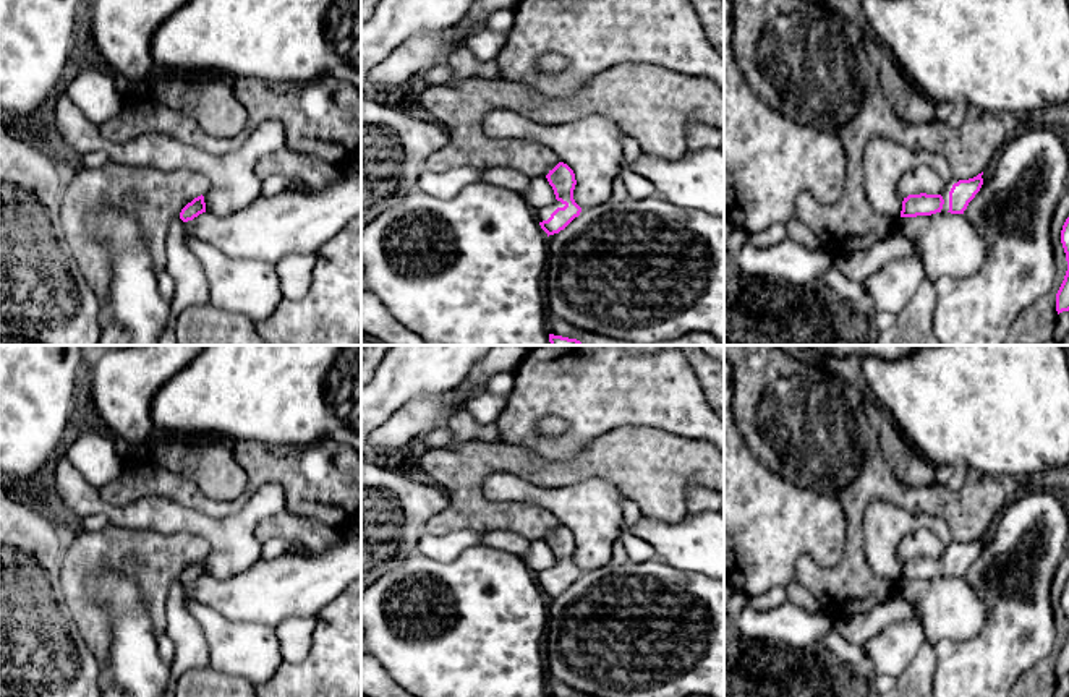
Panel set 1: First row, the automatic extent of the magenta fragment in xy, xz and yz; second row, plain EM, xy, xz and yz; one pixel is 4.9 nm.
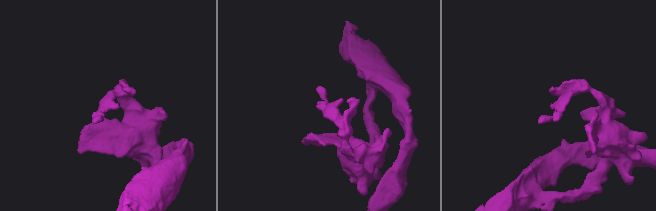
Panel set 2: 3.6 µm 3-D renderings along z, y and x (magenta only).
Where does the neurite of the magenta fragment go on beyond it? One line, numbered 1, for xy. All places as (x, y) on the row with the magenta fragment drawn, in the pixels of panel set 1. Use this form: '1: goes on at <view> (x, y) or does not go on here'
1: does not go on here

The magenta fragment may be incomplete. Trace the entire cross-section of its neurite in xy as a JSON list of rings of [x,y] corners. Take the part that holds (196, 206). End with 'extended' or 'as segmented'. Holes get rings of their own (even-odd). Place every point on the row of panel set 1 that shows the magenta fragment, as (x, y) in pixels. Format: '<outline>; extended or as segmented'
[[[198,196],[194,198],[191,203],[188,203],[181,212],[180,212],[180,219],[183,222],[193,220],[194,217],[198,217],[199,214],[206,212],[206,203],[204,203],[204,196]]]; as segmented

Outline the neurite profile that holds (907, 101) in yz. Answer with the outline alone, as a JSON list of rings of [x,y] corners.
[[[870,32],[865,36],[865,50],[896,117],[914,125],[936,122],[935,102],[905,76],[889,50]]]

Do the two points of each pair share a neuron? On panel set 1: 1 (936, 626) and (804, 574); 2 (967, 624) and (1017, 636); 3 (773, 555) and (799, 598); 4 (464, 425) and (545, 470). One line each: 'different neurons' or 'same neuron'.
1: different neurons
2: different neurons
3: different neurons
4: different neurons

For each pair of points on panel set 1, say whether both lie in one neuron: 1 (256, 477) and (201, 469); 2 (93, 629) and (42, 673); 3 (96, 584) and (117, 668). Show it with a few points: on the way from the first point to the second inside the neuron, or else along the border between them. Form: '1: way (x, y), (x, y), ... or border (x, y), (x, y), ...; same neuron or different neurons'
1: border (230, 443), (247, 487), (235, 498), (217, 501); different neurons
2: border (67, 602), (68, 613), (83, 637); different neurons
3: way (117, 605), (122, 610), (122, 647); same neuron

